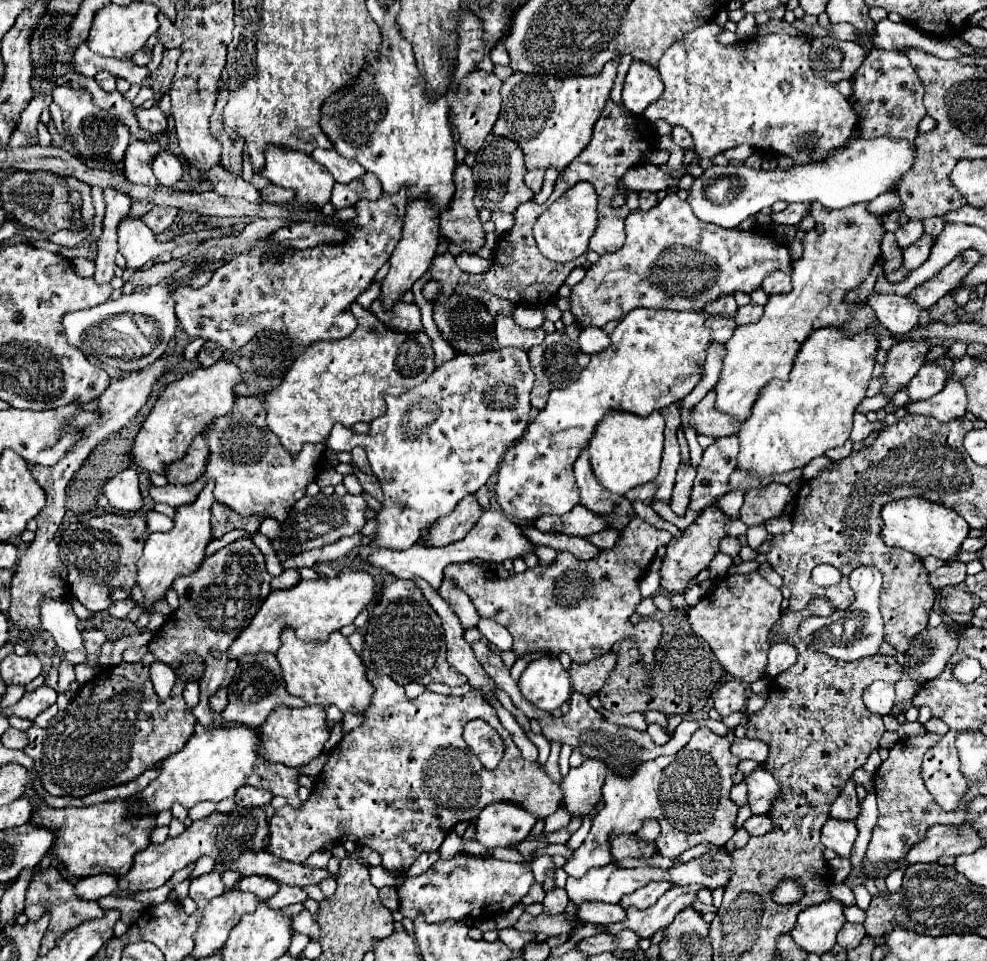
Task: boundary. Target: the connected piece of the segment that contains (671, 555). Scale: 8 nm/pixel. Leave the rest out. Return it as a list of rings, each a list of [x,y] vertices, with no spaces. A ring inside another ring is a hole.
[[[716,505],[708,507],[708,511],[702,511],[698,515],[698,519],[682,531],[680,537],[674,537],[668,545],[666,545],[666,557],[662,561],[660,573],[662,573],[662,589],[666,589],[668,593],[684,593],[688,583],[702,571],[708,569],[710,561],[714,559],[714,555],[718,553],[718,543],[720,539],[726,537],[726,521],[730,517]]]

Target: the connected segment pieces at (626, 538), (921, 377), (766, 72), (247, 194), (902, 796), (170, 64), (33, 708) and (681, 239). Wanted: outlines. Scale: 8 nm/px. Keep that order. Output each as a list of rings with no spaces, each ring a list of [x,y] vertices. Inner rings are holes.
[[[638,515],[618,533],[618,543],[612,549],[602,549],[588,561],[560,551],[552,565],[536,565],[506,579],[480,563],[456,563],[446,567],[444,575],[456,581],[482,617],[490,617],[508,629],[514,637],[516,657],[536,651],[552,655],[566,651],[574,663],[586,663],[610,651],[616,641],[632,637],[644,655],[644,663],[652,667],[652,651],[661,639],[662,626],[653,620],[632,625],[628,619],[642,601],[638,583],[648,573],[656,547],[670,541],[670,533],[646,523]]]
[[[926,361],[920,371],[914,375],[914,379],[908,383],[908,395],[912,401],[928,399],[936,393],[940,393],[946,385],[946,367],[936,361]]]
[[[708,21],[704,25],[698,27],[692,33],[686,33],[682,41],[676,41],[670,49],[664,51],[660,63],[658,63],[658,71],[660,77],[664,81],[664,93],[660,95],[658,101],[654,101],[644,113],[642,117],[646,121],[658,121],[664,119],[670,125],[680,125],[684,129],[690,131],[690,135],[694,137],[694,151],[698,153],[698,157],[704,159],[712,159],[718,151],[728,151],[732,147],[738,147],[742,143],[748,143],[750,147],[758,149],[758,151],[770,151],[770,153],[778,153],[778,155],[788,155],[794,159],[794,163],[808,163],[808,159],[820,159],[820,155],[824,155],[824,151],[830,151],[832,147],[838,147],[840,143],[846,143],[848,137],[852,137],[854,127],[856,127],[856,115],[852,115],[852,107],[848,103],[848,99],[826,79],[816,77],[816,73],[810,67],[810,39],[808,37],[794,37],[794,35],[764,35],[764,37],[752,37],[748,41],[740,41],[733,45],[722,45],[718,43],[718,35],[722,31],[722,27],[718,27],[714,21]],[[790,83],[790,93],[782,91],[782,85]]]
[[[222,165],[212,169],[212,175],[208,175],[208,181],[214,183],[218,195],[224,195],[224,197],[240,197],[240,199],[246,199],[250,203],[256,203],[256,201],[260,203],[262,201],[258,189],[254,189],[242,177],[236,177],[230,171],[226,171]]]
[[[924,733],[912,739],[900,739],[892,749],[890,757],[878,767],[874,777],[874,791],[878,797],[880,819],[872,831],[870,845],[866,849],[866,857],[870,863],[894,863],[908,853],[908,847],[916,843],[916,839],[924,837],[924,831],[936,823],[944,825],[958,825],[962,823],[962,815],[952,815],[942,811],[934,797],[924,787],[920,777],[920,765],[924,753],[934,747],[942,737],[936,733]],[[956,817],[956,819],[954,819]]]
[[[176,47],[176,49],[166,49],[164,51],[164,57],[162,57],[162,63],[160,67],[152,73],[152,89],[158,91],[158,93],[166,93],[170,89],[170,81],[176,73],[176,63],[180,59],[180,53],[182,49]]]
[[[44,683],[44,685],[40,685],[36,691],[24,693],[24,697],[22,697],[16,705],[4,709],[2,713],[4,713],[4,715],[20,715],[22,719],[34,721],[38,713],[42,713],[44,709],[48,709],[50,705],[56,703],[56,697],[58,697],[56,691]]]
[[[668,189],[668,195],[658,201],[650,211],[636,209],[626,217],[626,241],[624,245],[600,257],[596,265],[586,271],[586,277],[572,287],[570,311],[578,325],[582,327],[604,327],[608,321],[620,321],[628,311],[636,307],[666,307],[666,309],[694,309],[700,311],[704,303],[718,299],[720,295],[732,295],[736,291],[752,293],[760,287],[762,279],[772,271],[792,271],[792,261],[788,247],[776,243],[768,235],[756,235],[752,231],[724,229],[714,223],[700,221],[688,201],[682,201],[674,189]]]

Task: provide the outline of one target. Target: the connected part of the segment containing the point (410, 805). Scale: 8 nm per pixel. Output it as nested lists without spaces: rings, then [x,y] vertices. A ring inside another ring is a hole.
[[[376,671],[366,673],[368,681],[374,687],[372,705],[364,715],[364,723],[342,737],[342,741],[334,747],[326,761],[326,769],[316,777],[314,789],[310,799],[298,807],[290,809],[290,805],[278,809],[270,819],[270,845],[268,851],[284,861],[304,863],[312,853],[322,851],[324,845],[346,843],[352,841],[360,847],[370,847],[380,853],[382,867],[392,875],[398,877],[400,871],[408,871],[410,865],[424,853],[436,851],[444,841],[444,833],[452,829],[458,821],[474,821],[478,813],[496,801],[512,801],[528,807],[536,819],[546,819],[558,809],[562,799],[562,787],[552,781],[540,763],[532,763],[522,759],[520,749],[510,739],[508,731],[500,725],[492,707],[480,697],[478,691],[470,691],[462,697],[446,697],[438,693],[424,691],[416,699],[408,699],[404,695],[404,687],[392,681],[388,675],[380,675]],[[472,719],[484,719],[504,741],[504,755],[496,769],[488,771],[476,759],[476,755],[468,755],[468,767],[472,767],[472,799],[458,799],[458,763],[456,757],[438,757],[436,751],[464,751],[466,743],[462,739],[462,729]]]

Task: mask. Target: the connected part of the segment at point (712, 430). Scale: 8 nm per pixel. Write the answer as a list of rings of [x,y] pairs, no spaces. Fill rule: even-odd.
[[[714,389],[706,393],[706,397],[690,411],[690,423],[696,427],[698,433],[710,437],[730,437],[738,435],[742,423],[732,415],[720,413],[714,407]]]

